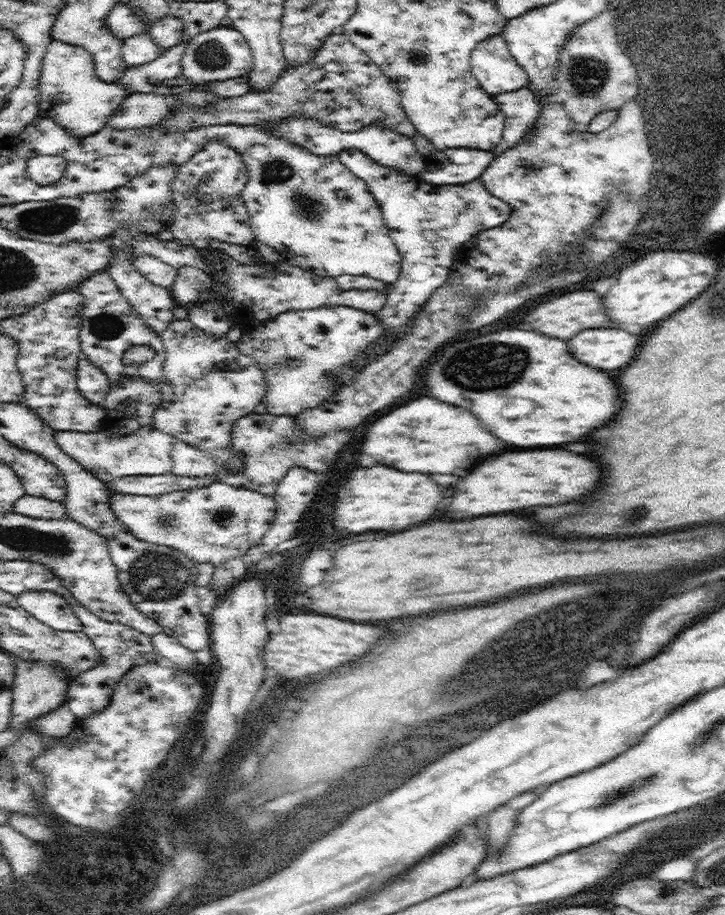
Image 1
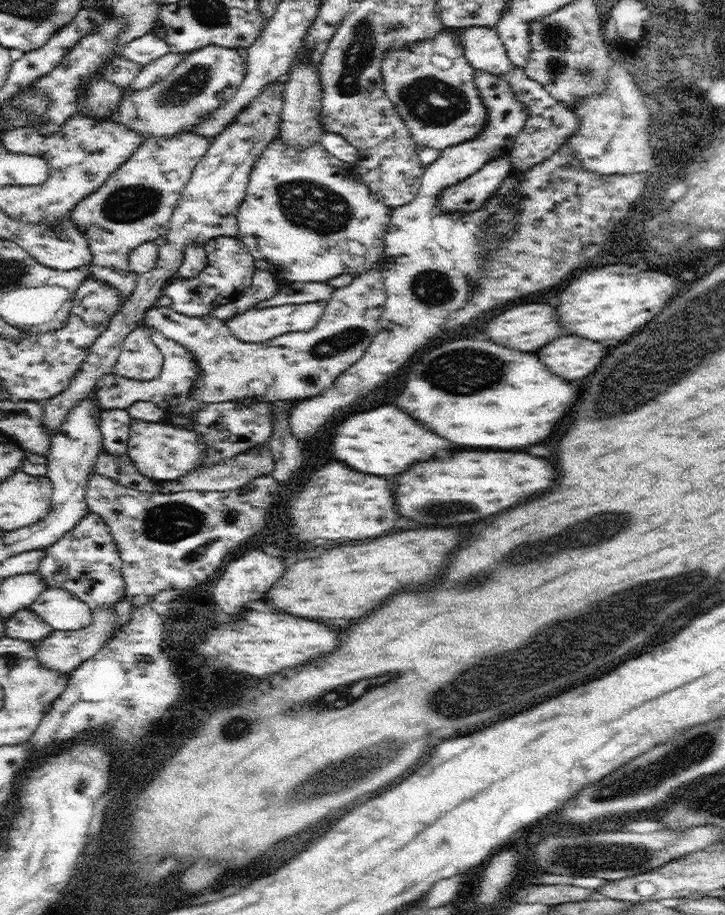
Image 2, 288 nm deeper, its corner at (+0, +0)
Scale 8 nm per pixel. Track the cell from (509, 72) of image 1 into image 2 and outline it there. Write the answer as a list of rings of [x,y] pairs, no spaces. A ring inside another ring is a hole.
[[[461,28],[459,42],[465,60],[475,68],[493,76],[507,76],[515,66],[507,58],[507,50],[495,28]]]

